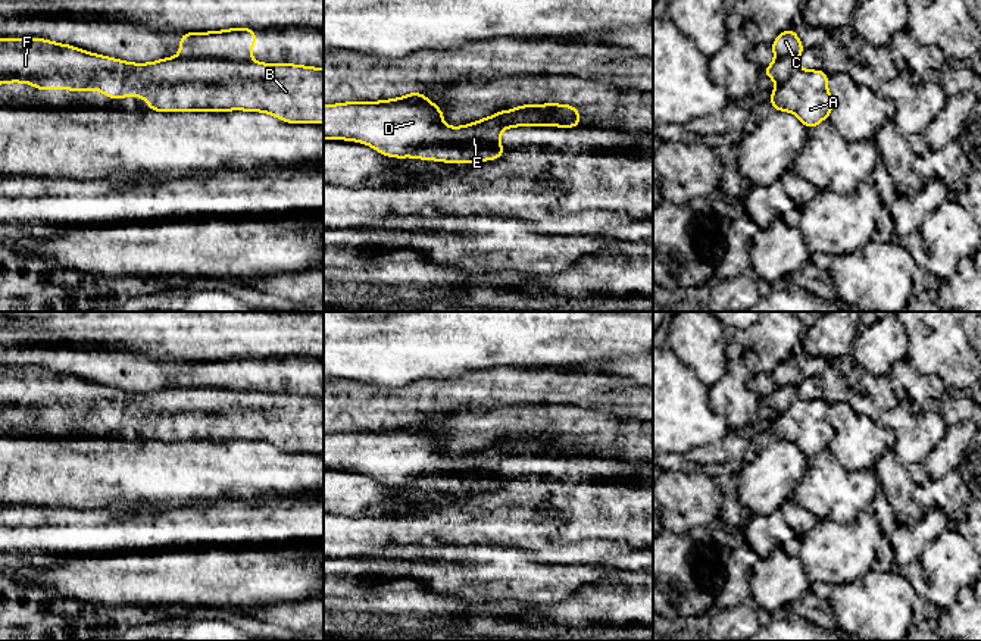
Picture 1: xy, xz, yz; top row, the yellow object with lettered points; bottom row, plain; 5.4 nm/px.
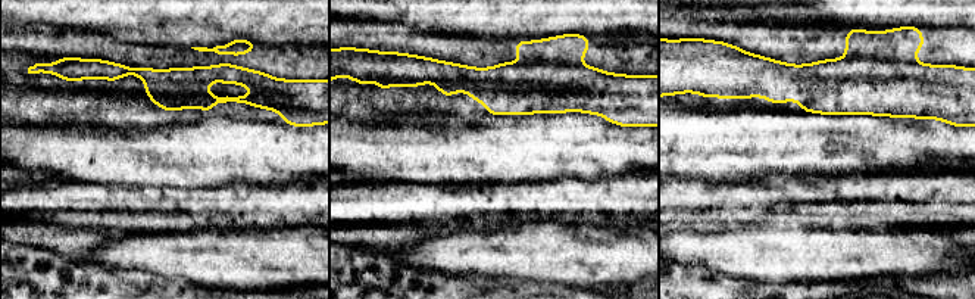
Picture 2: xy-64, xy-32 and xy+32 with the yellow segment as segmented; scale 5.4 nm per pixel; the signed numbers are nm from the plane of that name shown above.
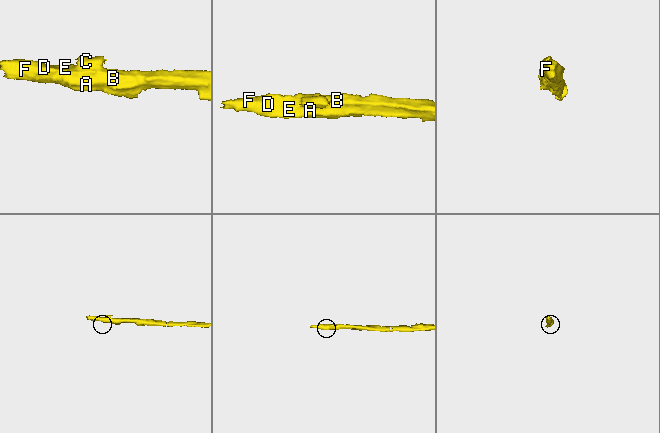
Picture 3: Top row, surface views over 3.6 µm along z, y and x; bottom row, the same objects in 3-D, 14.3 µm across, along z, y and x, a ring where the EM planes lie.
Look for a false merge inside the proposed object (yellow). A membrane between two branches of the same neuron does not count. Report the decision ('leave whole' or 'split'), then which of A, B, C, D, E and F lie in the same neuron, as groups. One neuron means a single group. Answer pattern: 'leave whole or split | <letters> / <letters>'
split | A B D E F / C

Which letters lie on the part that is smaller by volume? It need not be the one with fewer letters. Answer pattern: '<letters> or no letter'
C

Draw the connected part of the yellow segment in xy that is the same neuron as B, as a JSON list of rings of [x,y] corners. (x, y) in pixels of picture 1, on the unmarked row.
[[[0,368],[0,413],[32,413],[38,420],[65,418],[69,420],[100,419],[107,428],[137,425],[147,429],[153,441],[265,441],[288,453],[324,453],[324,397],[290,393],[260,393],[210,387],[166,387],[151,393],[129,393],[84,381],[69,373],[43,368]]]

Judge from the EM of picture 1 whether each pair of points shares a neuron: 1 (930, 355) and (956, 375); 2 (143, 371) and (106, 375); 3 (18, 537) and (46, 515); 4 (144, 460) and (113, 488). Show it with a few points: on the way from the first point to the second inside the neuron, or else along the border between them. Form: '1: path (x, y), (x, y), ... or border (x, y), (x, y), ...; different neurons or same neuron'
1: path (936, 355), (950, 369); same neuron
2: path (134, 374), (125, 377), (115, 375); same neuron
3: path (25, 535), (38, 522); same neuron
4: path (137, 468), (121, 481); same neuron

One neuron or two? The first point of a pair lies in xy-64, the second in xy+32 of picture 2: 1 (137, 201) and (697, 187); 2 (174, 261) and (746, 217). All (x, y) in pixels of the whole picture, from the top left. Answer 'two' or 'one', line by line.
1: one
2: two

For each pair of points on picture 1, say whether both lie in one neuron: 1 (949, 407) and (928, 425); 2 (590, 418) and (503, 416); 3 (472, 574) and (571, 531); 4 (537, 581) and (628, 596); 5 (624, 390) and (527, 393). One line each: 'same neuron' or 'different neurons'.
1: different neurons
2: same neuron
3: different neurons
4: different neurons
5: same neuron

